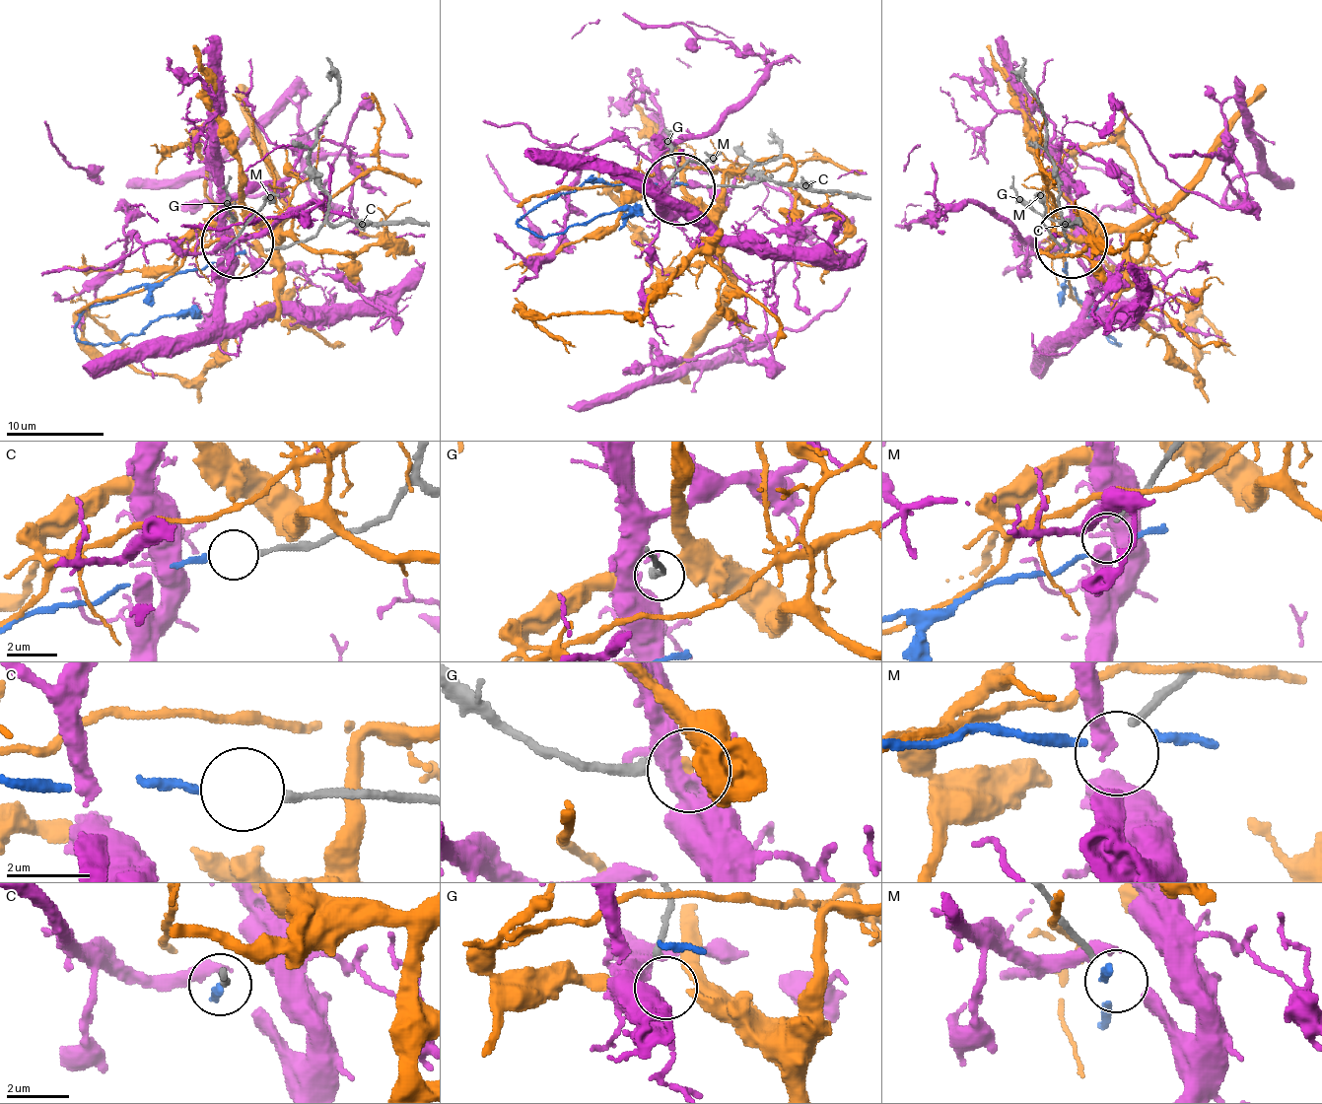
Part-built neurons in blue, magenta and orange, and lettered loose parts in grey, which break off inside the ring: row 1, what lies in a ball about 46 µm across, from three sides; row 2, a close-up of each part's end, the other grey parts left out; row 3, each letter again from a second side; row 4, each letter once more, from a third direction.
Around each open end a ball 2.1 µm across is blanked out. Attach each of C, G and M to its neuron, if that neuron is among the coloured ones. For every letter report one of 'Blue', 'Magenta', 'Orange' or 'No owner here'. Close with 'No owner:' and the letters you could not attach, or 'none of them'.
C: Blue
G: Orange
M: No owner here
No owner: M

